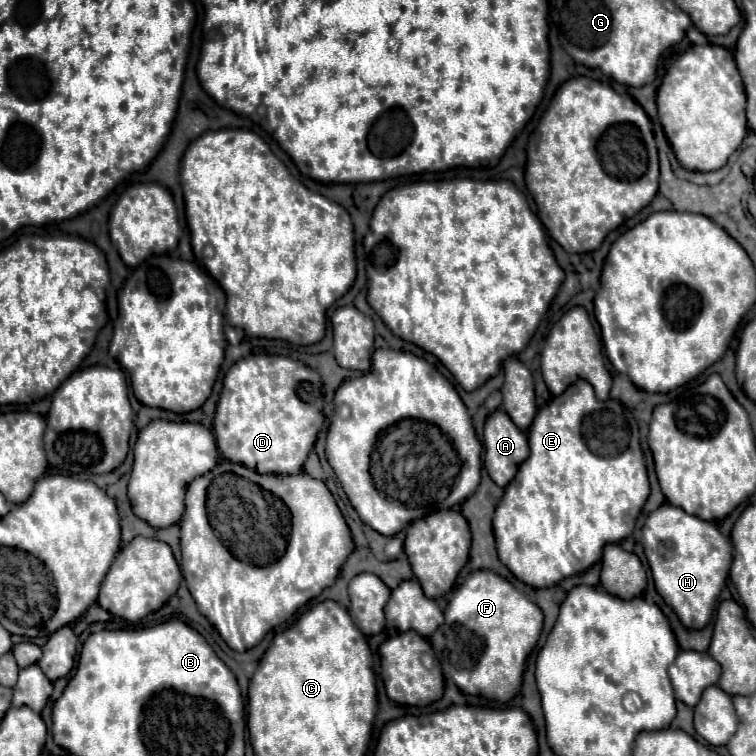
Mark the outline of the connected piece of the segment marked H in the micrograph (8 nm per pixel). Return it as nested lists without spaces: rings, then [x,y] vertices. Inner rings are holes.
[[[662,504],[650,512],[642,528],[642,546],[650,564],[654,584],[664,602],[692,630],[704,628],[714,612],[716,598],[724,586],[732,564],[732,544],[720,534],[716,524],[700,520],[678,506]]]

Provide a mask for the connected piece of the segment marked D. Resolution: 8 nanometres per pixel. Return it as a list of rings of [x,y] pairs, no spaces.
[[[252,354],[226,372],[214,416],[216,444],[226,460],[246,464],[260,474],[296,474],[322,424],[320,374],[306,364],[300,370],[300,362],[282,355]]]

